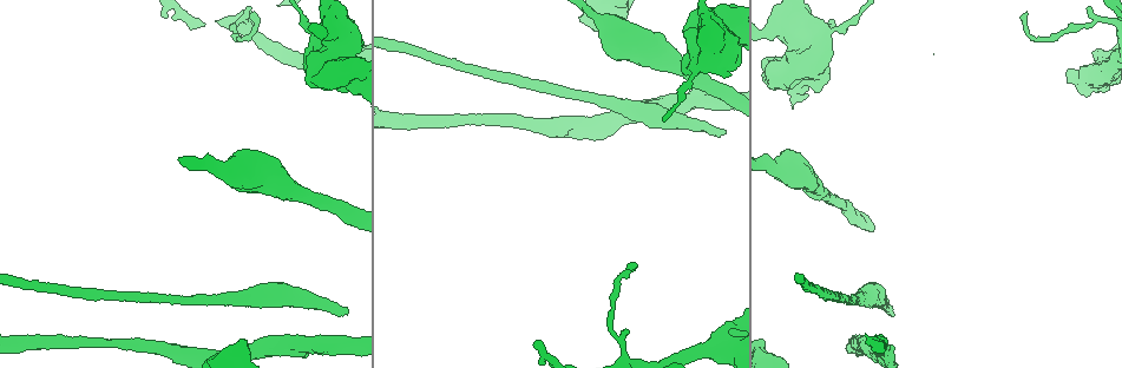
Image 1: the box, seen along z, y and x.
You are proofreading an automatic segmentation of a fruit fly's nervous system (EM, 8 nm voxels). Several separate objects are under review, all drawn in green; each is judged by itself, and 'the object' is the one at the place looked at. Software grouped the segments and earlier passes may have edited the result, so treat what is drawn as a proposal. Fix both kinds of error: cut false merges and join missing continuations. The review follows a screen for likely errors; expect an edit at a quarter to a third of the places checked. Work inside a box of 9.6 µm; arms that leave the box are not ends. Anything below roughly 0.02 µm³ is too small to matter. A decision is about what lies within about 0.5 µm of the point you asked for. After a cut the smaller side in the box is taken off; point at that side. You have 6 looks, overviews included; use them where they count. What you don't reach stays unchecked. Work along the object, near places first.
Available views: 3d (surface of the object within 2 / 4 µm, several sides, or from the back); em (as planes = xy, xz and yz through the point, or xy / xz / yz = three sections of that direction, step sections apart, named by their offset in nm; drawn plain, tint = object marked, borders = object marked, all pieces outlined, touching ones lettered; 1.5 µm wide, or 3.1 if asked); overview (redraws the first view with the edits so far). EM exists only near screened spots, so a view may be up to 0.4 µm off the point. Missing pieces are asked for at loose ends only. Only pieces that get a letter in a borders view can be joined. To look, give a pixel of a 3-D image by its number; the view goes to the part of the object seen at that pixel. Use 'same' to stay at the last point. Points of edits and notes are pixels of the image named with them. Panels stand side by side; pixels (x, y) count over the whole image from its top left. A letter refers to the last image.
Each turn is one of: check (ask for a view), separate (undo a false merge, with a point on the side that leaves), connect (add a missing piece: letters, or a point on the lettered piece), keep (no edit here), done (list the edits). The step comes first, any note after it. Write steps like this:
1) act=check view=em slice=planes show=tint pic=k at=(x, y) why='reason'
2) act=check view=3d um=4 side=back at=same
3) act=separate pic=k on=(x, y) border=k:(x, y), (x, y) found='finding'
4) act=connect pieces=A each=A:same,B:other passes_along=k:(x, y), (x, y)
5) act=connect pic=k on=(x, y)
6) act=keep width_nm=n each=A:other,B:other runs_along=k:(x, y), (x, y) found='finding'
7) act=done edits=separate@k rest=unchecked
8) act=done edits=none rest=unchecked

act=check view=3d um=4 pic=1 at=(782, 170) why='thick turns thin'

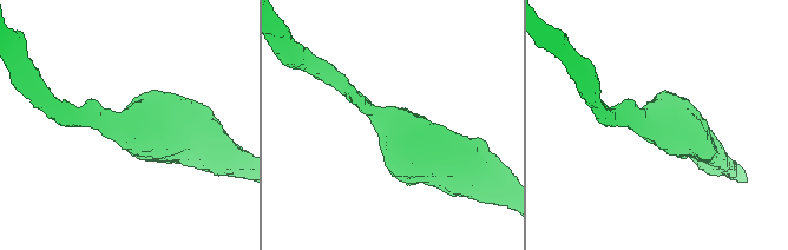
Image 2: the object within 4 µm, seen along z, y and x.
act=check view=em slice=xy step=8 show=plain pic=2 at=(130, 127) why='need the tissue'

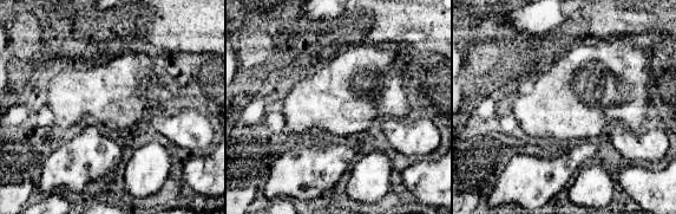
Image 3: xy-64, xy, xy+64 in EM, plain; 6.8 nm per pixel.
act=check view=em slice=xy step=8 show=borders at=same why='what lies round it'

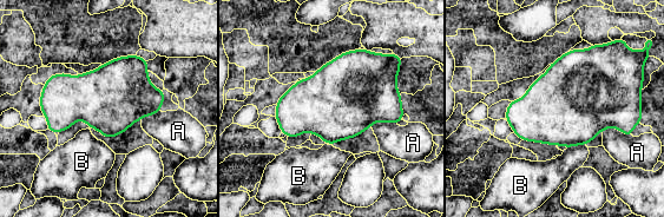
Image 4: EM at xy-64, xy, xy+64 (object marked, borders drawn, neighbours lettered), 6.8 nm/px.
act=keep width_nm=500 each=A:other,B:other border=4:(585, 144), (566, 149) found='all the same neuron'

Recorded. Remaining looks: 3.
act=check view=em slice=planes show=borders pic=1 at=(891, 315) why='free end'

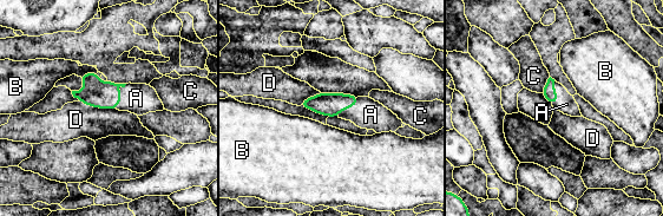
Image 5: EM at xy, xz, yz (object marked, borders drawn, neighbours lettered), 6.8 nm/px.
act=connect pieces=A each=A:same,B:other,C:other,D:other passes_along=5:(96, 93), (120, 95), (136, 98) found='the neuron continues'

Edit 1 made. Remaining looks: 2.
act=check view=3d um=4 pic=1 at=(691, 76) why='narrows sharply'

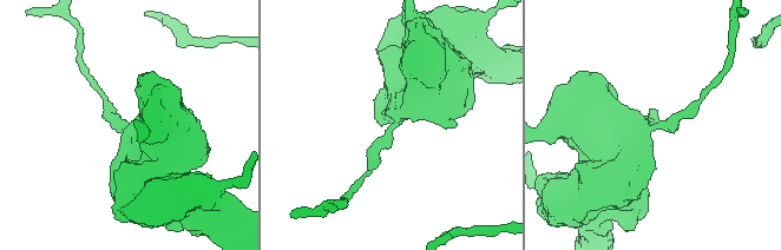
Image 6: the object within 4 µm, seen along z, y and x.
act=check view=em slice=planes show=borders pic=6 at=(662, 127) why='need the tissue'

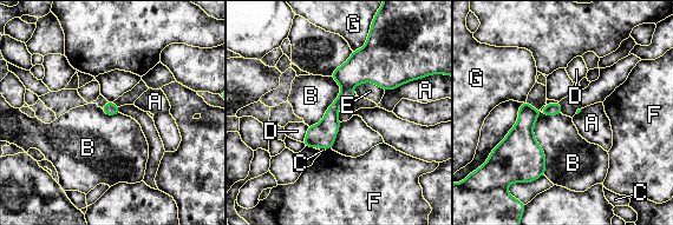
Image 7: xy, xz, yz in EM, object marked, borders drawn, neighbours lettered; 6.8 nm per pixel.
act=separate pic=7 on=(331, 119) width_nm=90 each=A:other,B:other,C:other,D:other,E:other,F:other,G:other part_leaving=7:(350, 91), (307, 144) found='a second neuron is stuck on'

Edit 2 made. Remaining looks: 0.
act=done edits=connect@5,separate@7 rest=unchecked

